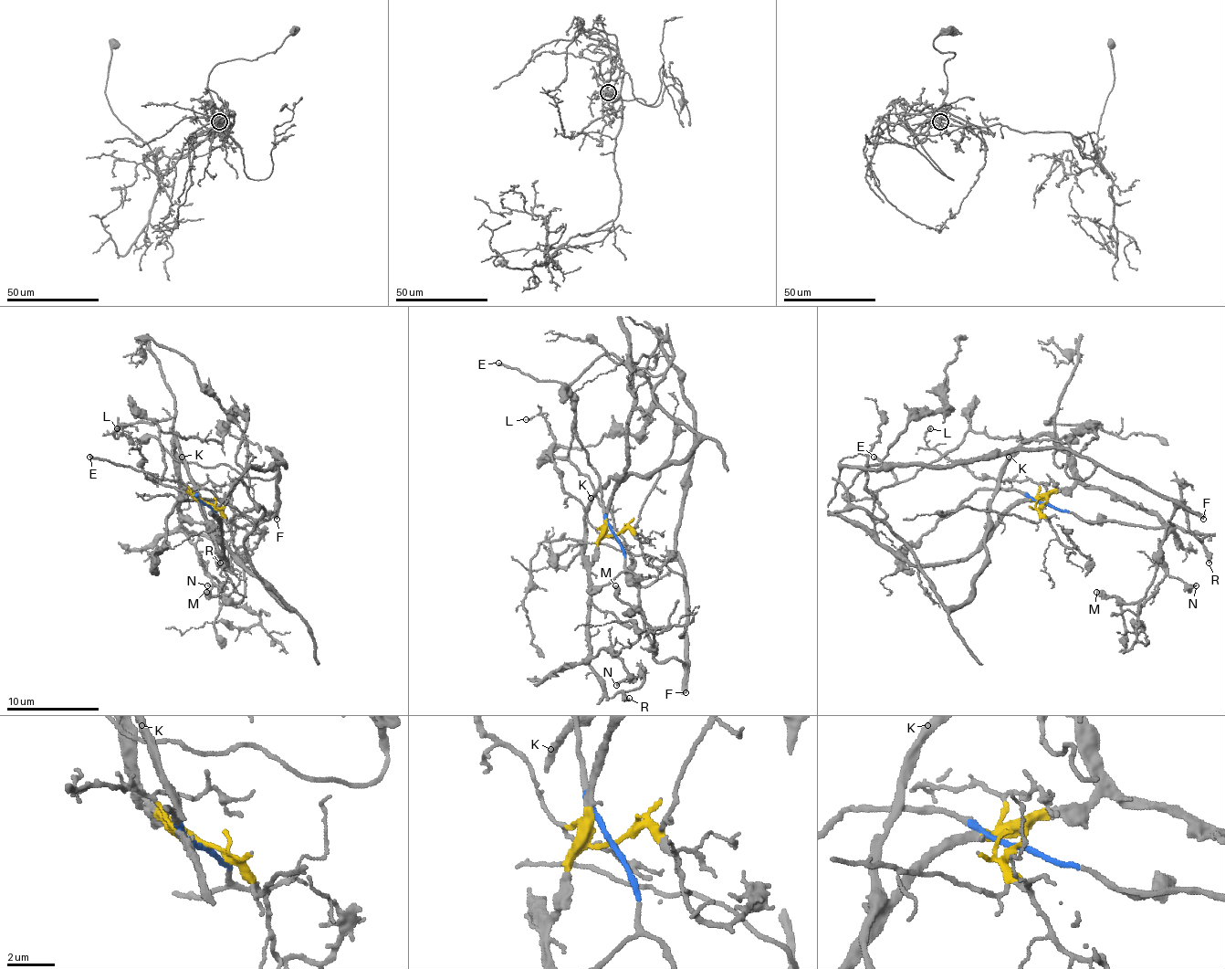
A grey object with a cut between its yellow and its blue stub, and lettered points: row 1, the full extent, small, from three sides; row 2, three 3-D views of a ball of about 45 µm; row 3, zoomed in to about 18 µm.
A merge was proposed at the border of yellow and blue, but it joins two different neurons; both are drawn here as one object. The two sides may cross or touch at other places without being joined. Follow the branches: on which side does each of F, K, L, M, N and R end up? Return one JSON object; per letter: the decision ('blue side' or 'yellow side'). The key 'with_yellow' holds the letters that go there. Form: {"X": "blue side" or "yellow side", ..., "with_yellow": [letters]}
{"F": "blue side", "K": "yellow side", "L": "yellow side", "M": "blue side", "N": "yellow side", "R": "yellow side", "with_yellow": ["K", "L", "N", "R"]}

